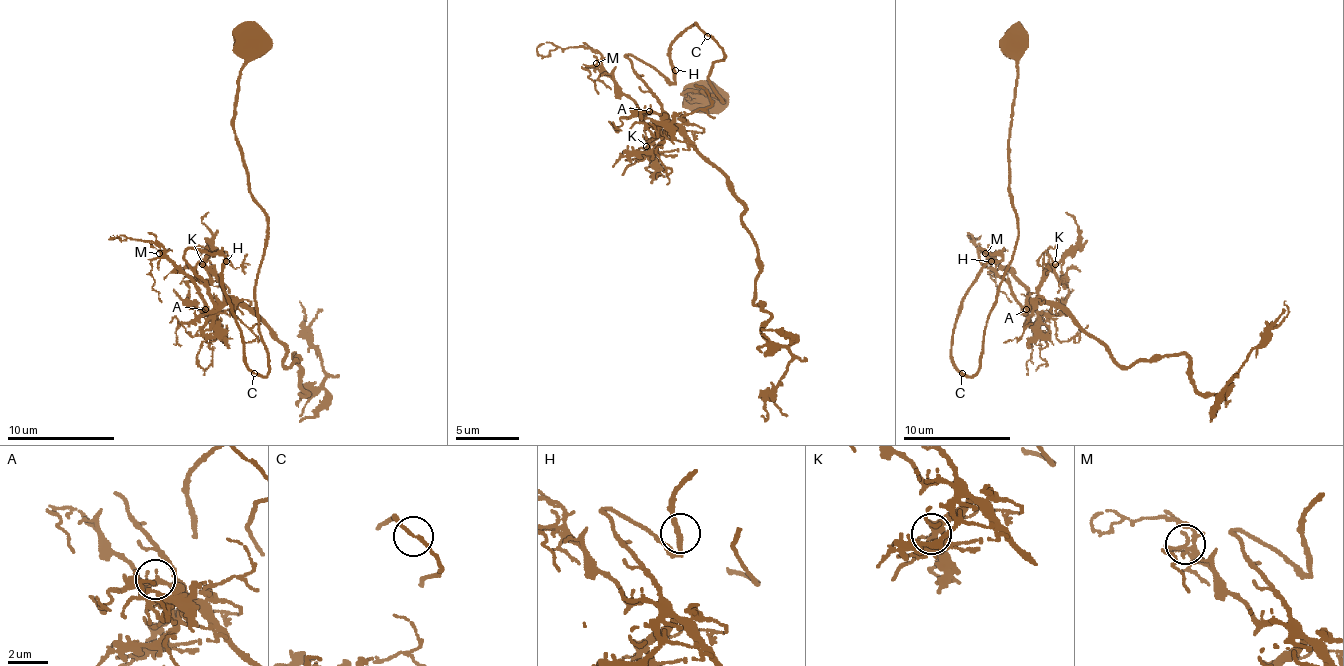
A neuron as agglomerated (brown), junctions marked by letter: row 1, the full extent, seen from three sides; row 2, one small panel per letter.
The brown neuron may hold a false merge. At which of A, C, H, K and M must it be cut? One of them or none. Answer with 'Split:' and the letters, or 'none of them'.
Split: none of them

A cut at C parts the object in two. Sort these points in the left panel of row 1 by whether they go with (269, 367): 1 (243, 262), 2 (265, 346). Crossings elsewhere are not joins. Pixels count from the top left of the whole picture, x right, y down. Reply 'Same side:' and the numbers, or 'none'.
Same side: 2

